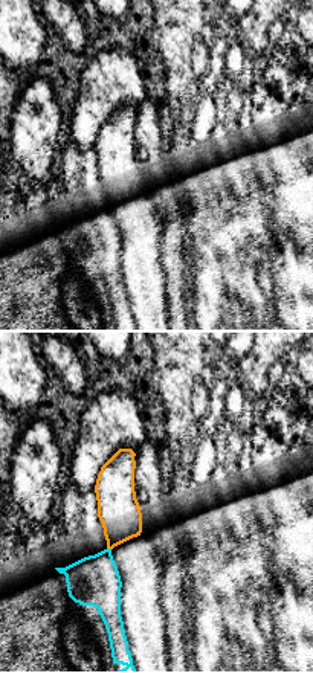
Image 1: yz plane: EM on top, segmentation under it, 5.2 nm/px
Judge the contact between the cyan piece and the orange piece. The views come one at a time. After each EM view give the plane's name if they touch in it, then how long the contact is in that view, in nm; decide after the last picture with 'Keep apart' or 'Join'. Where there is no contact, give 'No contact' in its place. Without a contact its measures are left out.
Touches cyan in yz. Shared border 30 nm

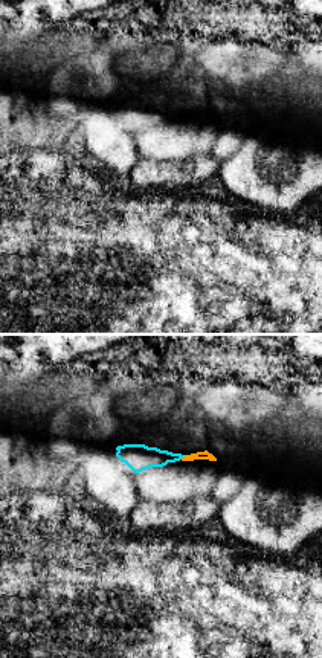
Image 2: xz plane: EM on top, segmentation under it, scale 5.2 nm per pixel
Touches cyan in xz. Shared border 40 nm

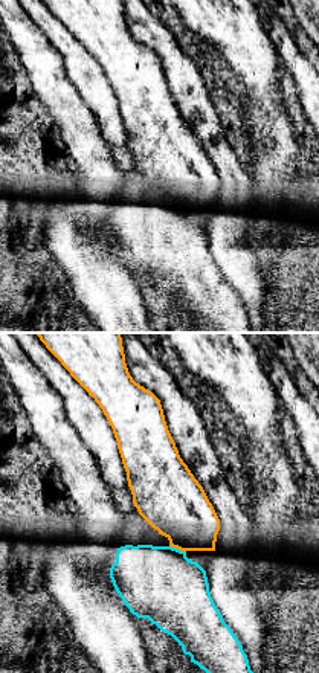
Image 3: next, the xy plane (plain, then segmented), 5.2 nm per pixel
Touches cyan in xy. Shared border 90 nm

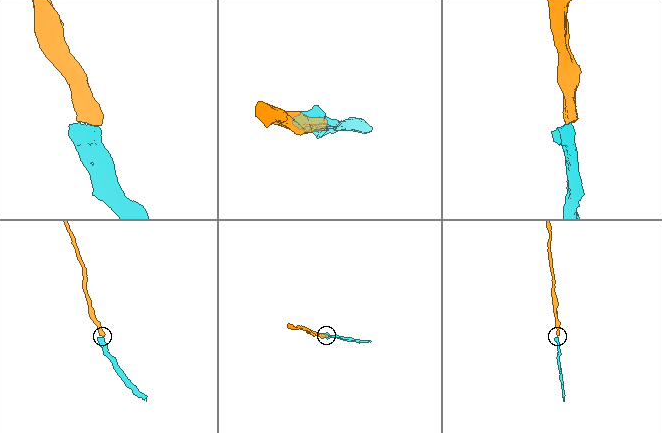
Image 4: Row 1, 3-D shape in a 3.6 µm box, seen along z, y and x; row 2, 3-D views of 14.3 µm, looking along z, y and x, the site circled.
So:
Keep apart

